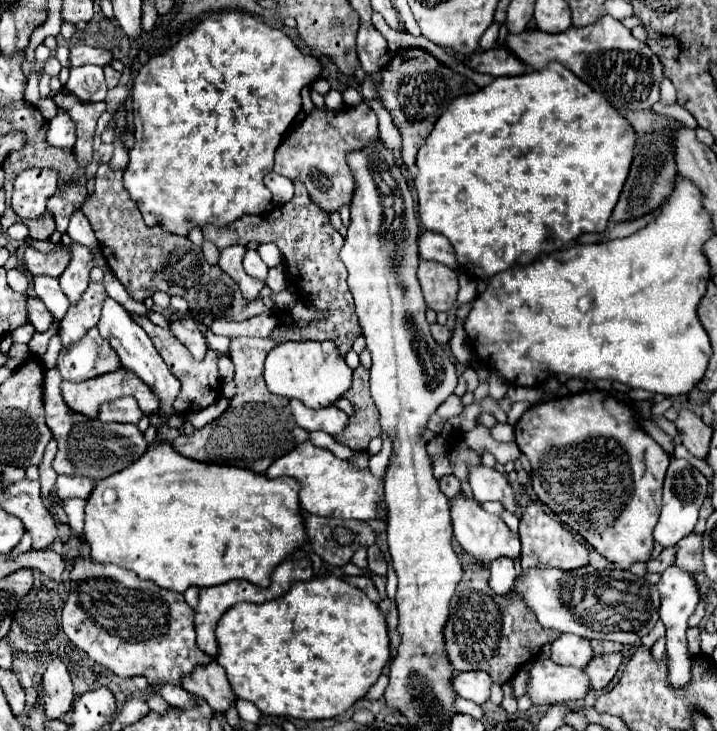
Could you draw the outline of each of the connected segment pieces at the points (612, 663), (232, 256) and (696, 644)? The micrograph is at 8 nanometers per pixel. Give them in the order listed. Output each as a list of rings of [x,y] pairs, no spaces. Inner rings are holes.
[[[610,653],[610,655],[602,655],[602,657],[594,657],[590,661],[590,665],[584,669],[586,675],[590,677],[592,689],[604,689],[616,675],[618,667],[622,665],[624,655],[622,653]]]
[[[232,245],[232,247],[226,247],[226,249],[222,249],[220,251],[220,259],[218,259],[218,267],[222,269],[222,271],[226,271],[228,275],[230,275],[230,269],[236,269],[236,277],[246,277],[244,273],[242,273],[242,253],[246,251],[246,247],[242,247],[242,245]]]
[[[698,627],[688,629],[688,649],[692,655],[700,653],[700,629]]]

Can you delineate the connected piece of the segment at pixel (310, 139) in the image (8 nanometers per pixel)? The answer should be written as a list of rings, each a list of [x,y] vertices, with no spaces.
[[[366,103],[346,107],[340,113],[316,109],[298,129],[292,129],[286,135],[282,147],[278,149],[274,171],[288,179],[300,179],[306,185],[310,199],[322,207],[322,211],[332,215],[338,213],[342,205],[350,205],[350,199],[354,197],[354,177],[346,163],[346,155],[376,143],[378,137],[376,113]]]

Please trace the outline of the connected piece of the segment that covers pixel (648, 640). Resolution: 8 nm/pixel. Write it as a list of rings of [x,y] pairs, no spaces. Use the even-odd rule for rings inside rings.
[[[658,621],[658,623],[654,625],[654,629],[652,629],[646,637],[642,637],[642,645],[652,647],[660,637],[664,637],[664,623],[662,623],[662,621]]]

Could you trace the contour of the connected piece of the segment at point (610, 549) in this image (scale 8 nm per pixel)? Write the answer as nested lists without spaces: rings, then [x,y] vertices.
[[[600,389],[580,391],[580,393],[564,395],[560,399],[550,399],[550,401],[532,405],[520,417],[520,421],[514,425],[514,431],[516,431],[516,445],[520,447],[520,451],[532,463],[532,473],[530,475],[532,475],[532,489],[534,489],[534,493],[538,495],[538,499],[544,505],[548,505],[562,519],[562,523],[566,523],[568,527],[572,527],[574,531],[578,531],[602,557],[606,557],[608,561],[612,561],[620,569],[630,569],[638,561],[648,563],[648,559],[652,555],[652,549],[654,549],[652,531],[654,531],[654,525],[656,525],[658,515],[660,515],[660,509],[662,509],[662,483],[664,483],[664,475],[666,475],[666,469],[668,469],[668,463],[670,463],[670,455],[648,433],[642,431],[640,423],[636,421],[636,411],[628,403],[618,401],[616,397],[612,397],[610,393],[600,391]]]

